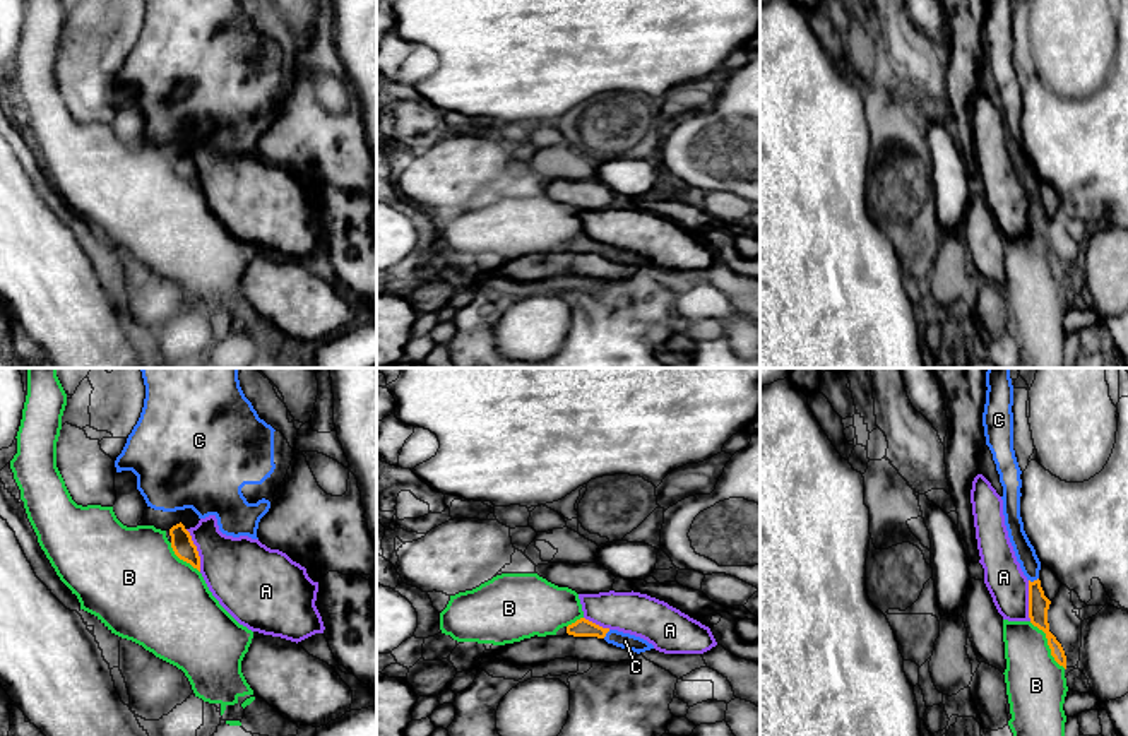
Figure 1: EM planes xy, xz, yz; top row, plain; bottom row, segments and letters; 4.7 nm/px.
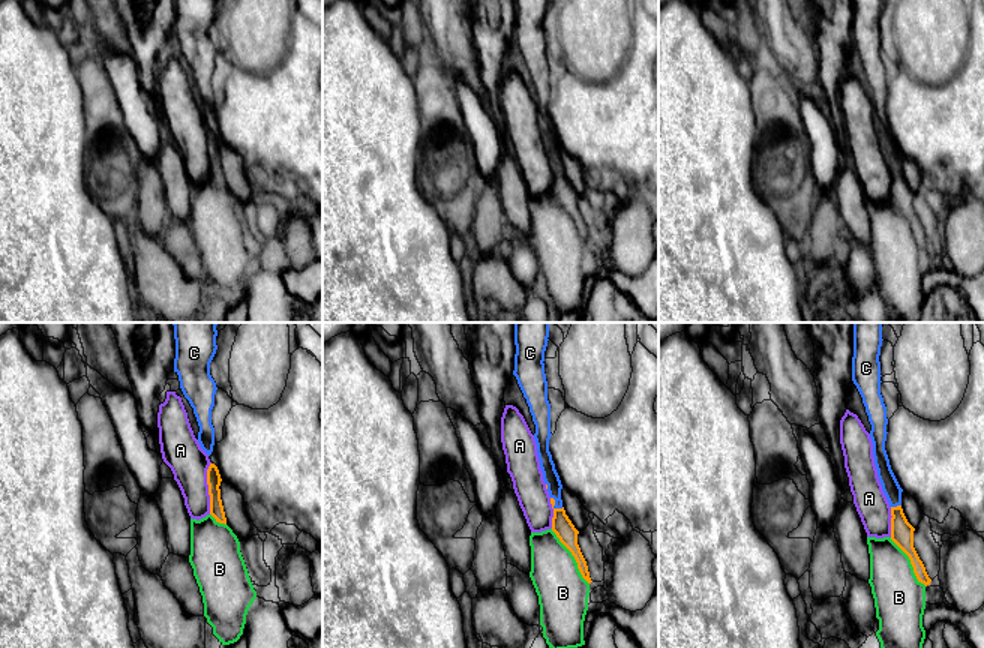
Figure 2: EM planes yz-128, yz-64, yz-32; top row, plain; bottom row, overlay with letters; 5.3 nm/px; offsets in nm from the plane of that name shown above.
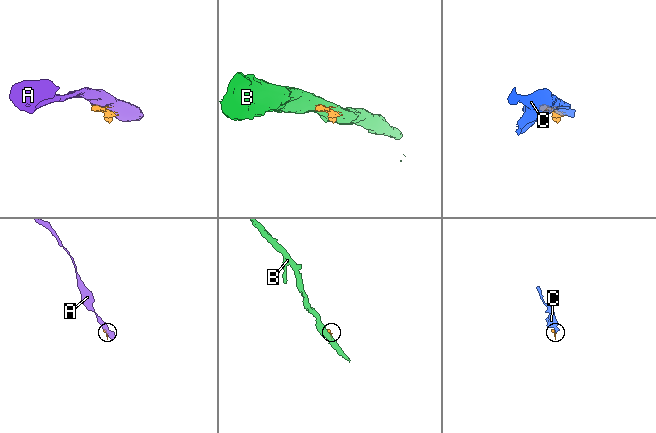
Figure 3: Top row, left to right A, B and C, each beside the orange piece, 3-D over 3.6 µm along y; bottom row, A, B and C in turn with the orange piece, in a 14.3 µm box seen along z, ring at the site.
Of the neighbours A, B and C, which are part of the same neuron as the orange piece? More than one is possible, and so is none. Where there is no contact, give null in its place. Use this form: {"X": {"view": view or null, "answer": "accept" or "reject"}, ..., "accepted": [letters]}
{"A": {"view": "xy", "answer": "reject"}, "B": {"view": "yz", "answer": "reject"}, "C": {"view": "yz", "answer": "accept"}, "accepted": ["C"]}

